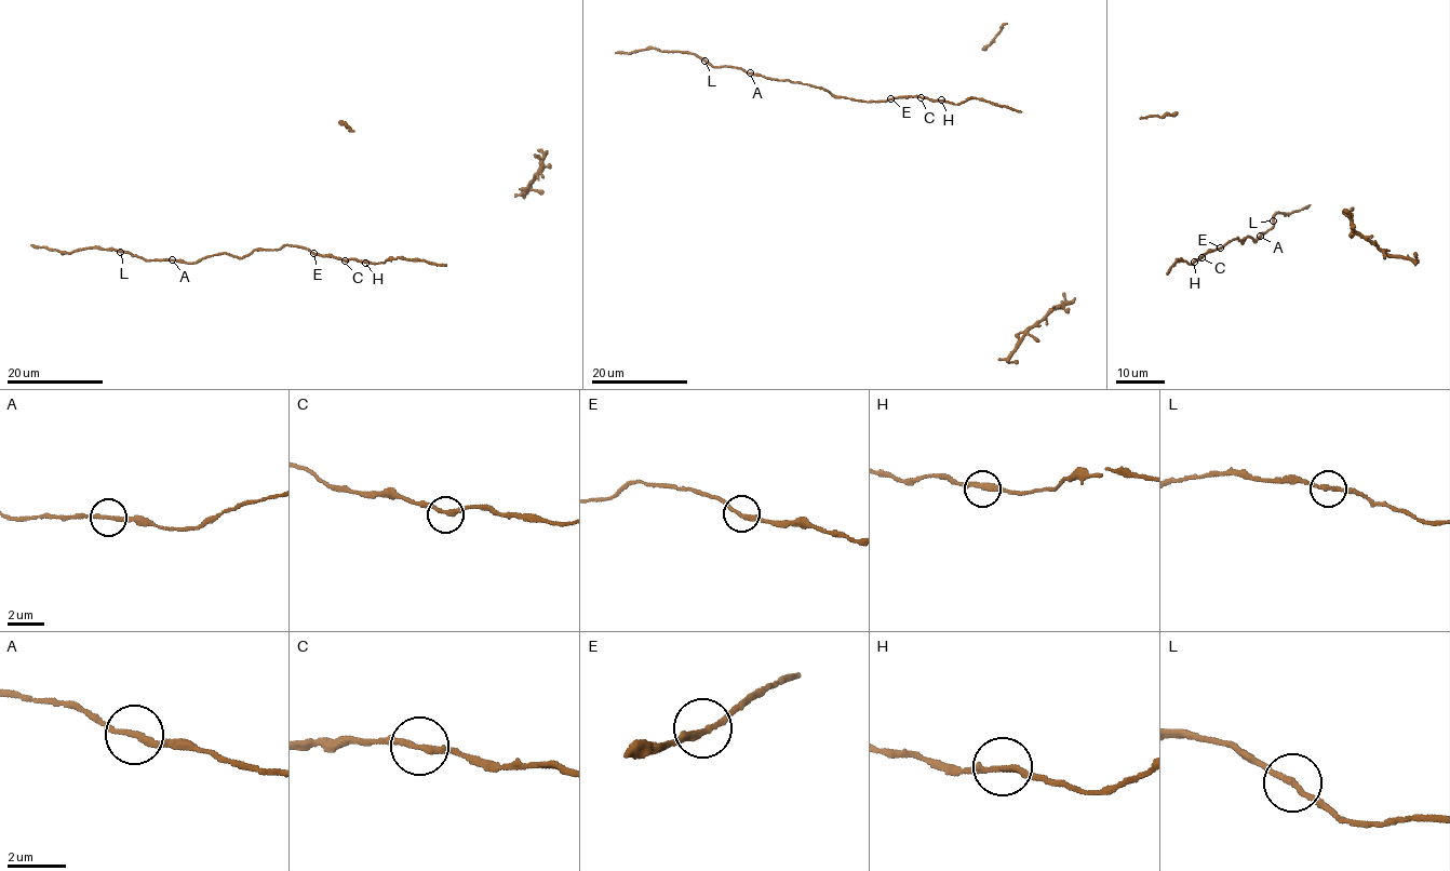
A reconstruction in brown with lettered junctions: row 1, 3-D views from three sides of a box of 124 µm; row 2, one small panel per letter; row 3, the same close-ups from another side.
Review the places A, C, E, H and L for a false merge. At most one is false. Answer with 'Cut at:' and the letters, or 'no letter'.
Cut at: no letter

